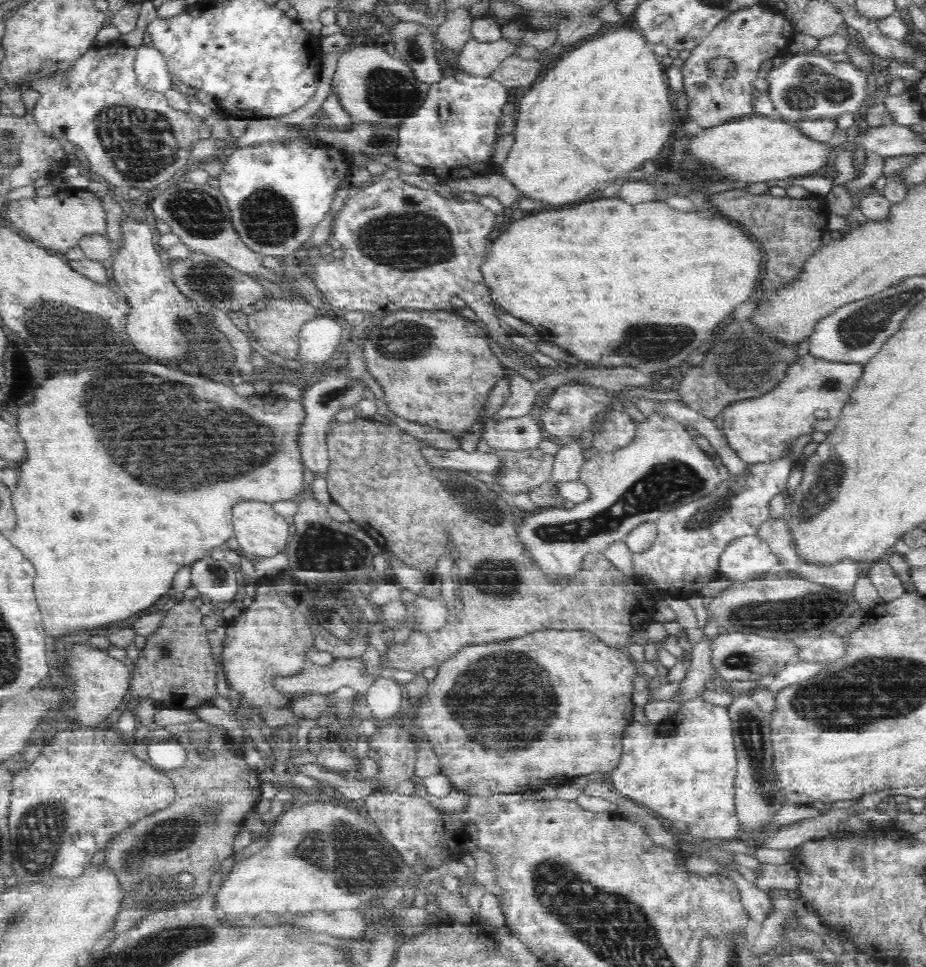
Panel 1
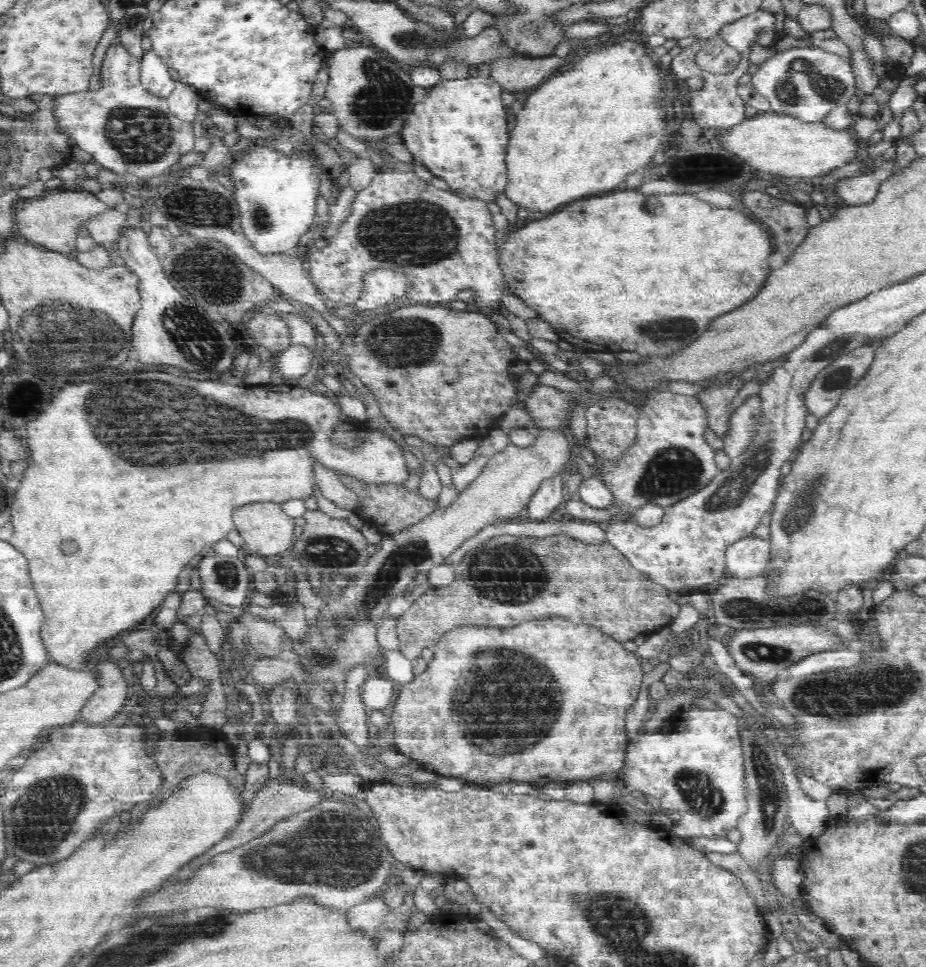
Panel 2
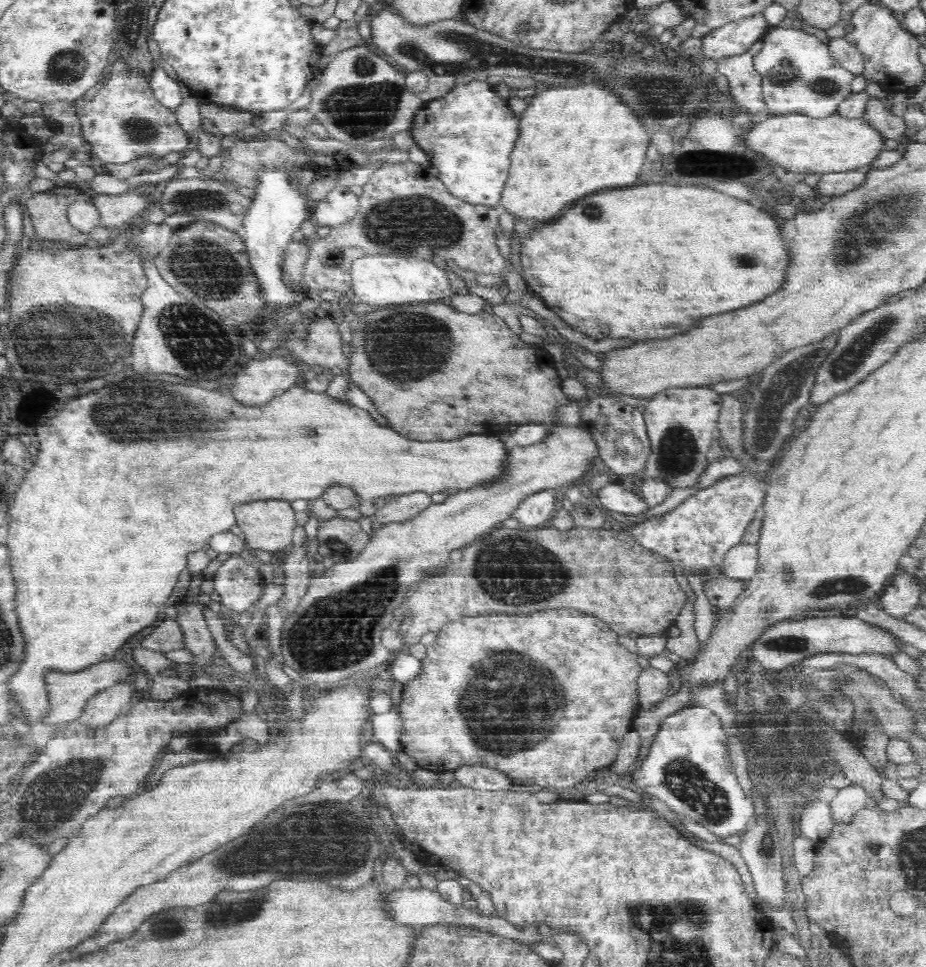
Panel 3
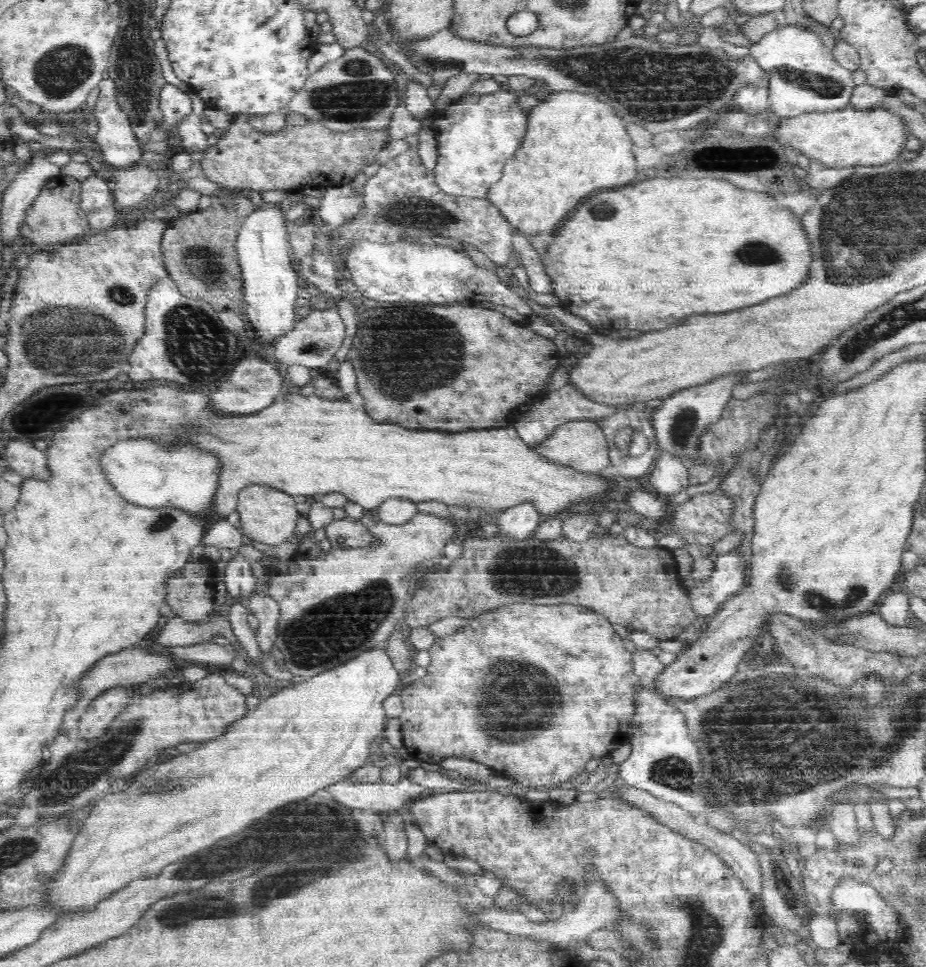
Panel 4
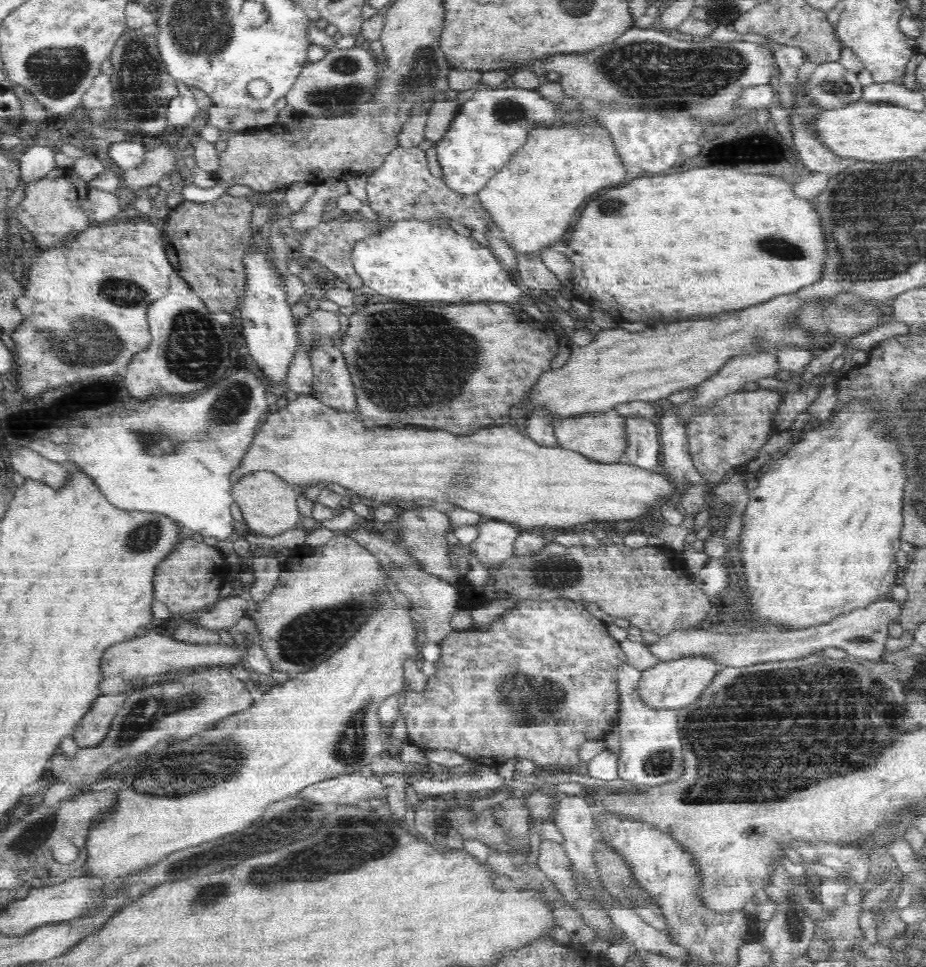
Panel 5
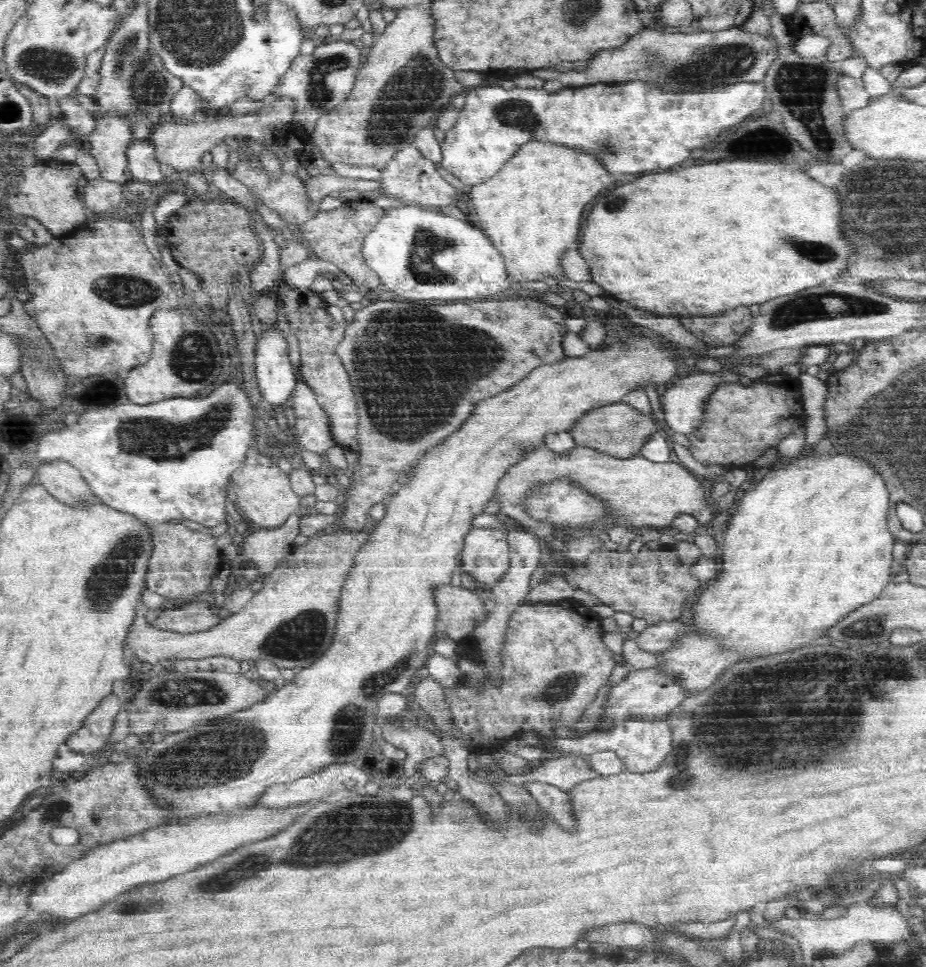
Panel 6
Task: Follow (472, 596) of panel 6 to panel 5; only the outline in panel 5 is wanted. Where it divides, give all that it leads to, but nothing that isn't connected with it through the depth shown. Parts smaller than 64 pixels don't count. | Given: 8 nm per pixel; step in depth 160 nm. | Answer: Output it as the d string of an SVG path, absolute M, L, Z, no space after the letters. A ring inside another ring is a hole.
M371 524L361 525L344 533L351 535L360 545L367 548L379 560L384 568L385 575L389 572L389 576L393 580L392 583L407 596L413 606L413 610L419 614L421 630L424 633L423 642L441 642L450 634L458 632L452 626L452 616L467 609L465 600L463 600L461 584L449 583L441 578L430 575L430 573L420 571L414 565L410 565L410 561L406 559L406 553L402 549L398 549L390 538L386 539L382 536L376 530L376 527Z

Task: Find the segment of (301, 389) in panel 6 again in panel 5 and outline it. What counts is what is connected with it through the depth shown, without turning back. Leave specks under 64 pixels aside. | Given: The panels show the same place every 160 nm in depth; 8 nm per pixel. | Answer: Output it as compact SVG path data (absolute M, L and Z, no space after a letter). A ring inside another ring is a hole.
M307 393L298 395L293 401L289 401L287 407L278 410L277 413L267 413L265 415L265 423L261 427L259 433L255 434L254 440L243 458L242 476L250 472L250 470L271 470L278 473L290 483L290 485L299 485L305 487L309 484L337 483L344 488L348 488L353 494L361 497L369 497L379 502L394 502L396 500L416 501L417 499L434 499L439 502L453 502L460 508L465 508L478 512L483 519L498 519L508 524L515 525L519 530L538 531L538 532L570 532L579 530L582 524L588 522L628 522L628 520L638 520L644 518L646 514L650 514L652 510L657 508L662 510L665 505L677 505L676 501L682 496L682 490L679 482L670 476L662 468L650 469L642 468L637 464L628 464L627 462L606 463L600 460L594 460L581 452L570 450L569 448L551 447L550 445L538 444L532 440L527 434L522 434L515 430L509 424L494 425L486 427L483 430L475 432L471 435L456 436L447 432L422 432L422 430L413 430L412 428L404 428L404 430L387 430L378 432L368 432L363 428L362 422L357 416L347 416L334 408L330 408L320 399Z

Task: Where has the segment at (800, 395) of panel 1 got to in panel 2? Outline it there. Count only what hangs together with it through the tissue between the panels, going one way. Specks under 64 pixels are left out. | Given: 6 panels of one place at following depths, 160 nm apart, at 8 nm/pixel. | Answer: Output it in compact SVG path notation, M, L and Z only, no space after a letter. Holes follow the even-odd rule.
M890 334L888 336L878 336L878 338L868 338L866 343L863 342L854 351L838 356L837 360L824 368L806 392L805 399L809 413L812 413L818 419L830 413L838 404L838 400L845 390L853 388L866 375L874 362L874 358L876 358L876 352L886 344L885 340L889 338ZM758 395L745 398L745 402L736 410L736 414L730 420L729 435L724 439L724 454L729 458L738 456L750 442L752 430L759 418L760 399Z

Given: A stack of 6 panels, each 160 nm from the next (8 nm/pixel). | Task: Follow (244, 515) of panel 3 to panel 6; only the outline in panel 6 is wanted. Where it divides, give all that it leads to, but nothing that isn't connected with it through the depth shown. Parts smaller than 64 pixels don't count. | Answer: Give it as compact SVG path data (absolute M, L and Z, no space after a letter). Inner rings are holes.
M263 449L248 450L240 468L230 474L236 505L242 515L263 528L280 526L292 512L299 508L300 497L294 493L288 474L285 474L277 461L263 452Z

